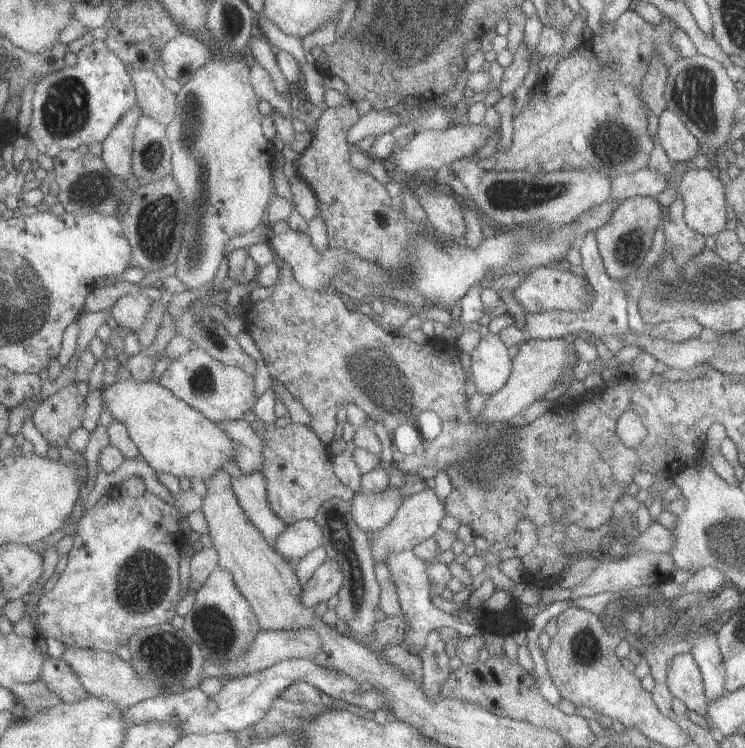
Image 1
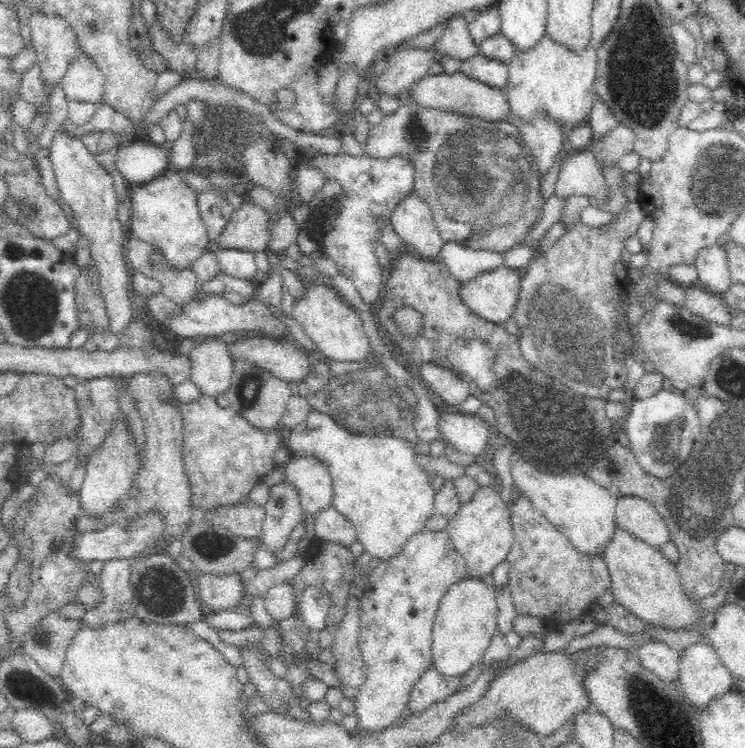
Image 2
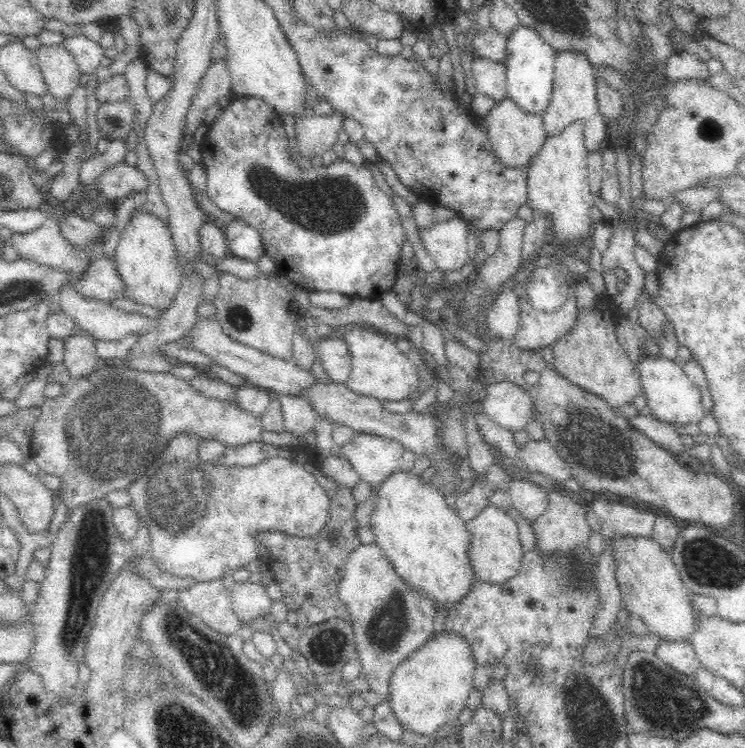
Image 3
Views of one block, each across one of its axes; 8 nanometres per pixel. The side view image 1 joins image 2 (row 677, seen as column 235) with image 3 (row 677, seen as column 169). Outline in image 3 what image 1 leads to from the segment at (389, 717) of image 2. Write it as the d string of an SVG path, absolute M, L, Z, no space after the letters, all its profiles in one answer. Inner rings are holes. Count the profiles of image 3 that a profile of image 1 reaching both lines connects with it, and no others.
M378 541L360 543L347 558L339 596L352 613L356 650L370 689L387 696L392 669L426 644L433 634L434 607L403 584Z

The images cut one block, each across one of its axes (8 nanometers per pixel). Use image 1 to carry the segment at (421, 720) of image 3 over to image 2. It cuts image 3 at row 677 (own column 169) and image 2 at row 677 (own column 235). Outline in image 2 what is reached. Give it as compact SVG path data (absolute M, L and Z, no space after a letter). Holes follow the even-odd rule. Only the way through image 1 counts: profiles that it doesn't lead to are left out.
M468 577L460 580L459 583L452 584L447 595L443 597L439 611L436 612L436 620L432 629L432 665L445 678L452 679L456 676L466 674L470 668L474 668L480 661L488 646L492 636L497 630L497 601L494 587L487 585L480 577Z

